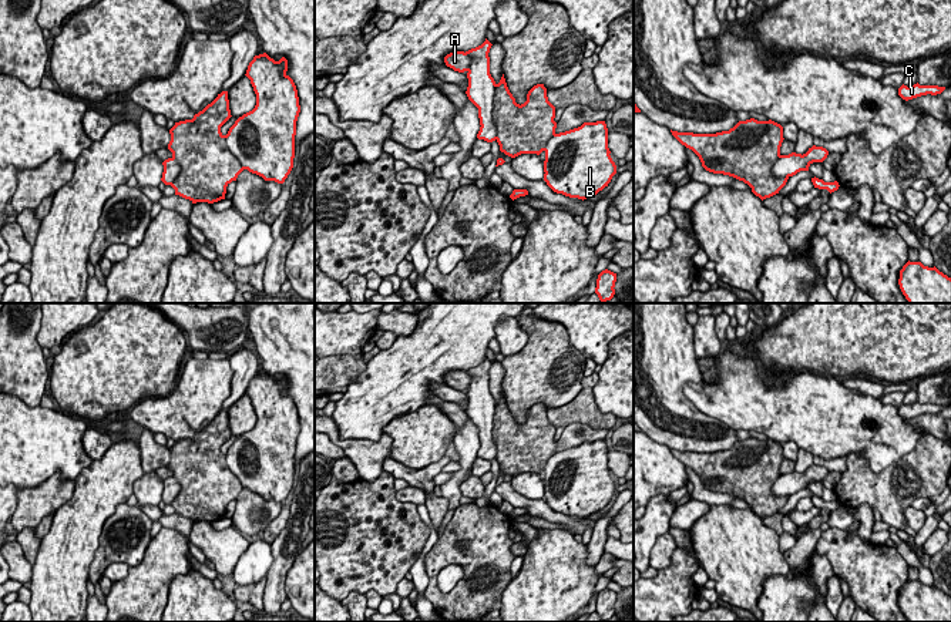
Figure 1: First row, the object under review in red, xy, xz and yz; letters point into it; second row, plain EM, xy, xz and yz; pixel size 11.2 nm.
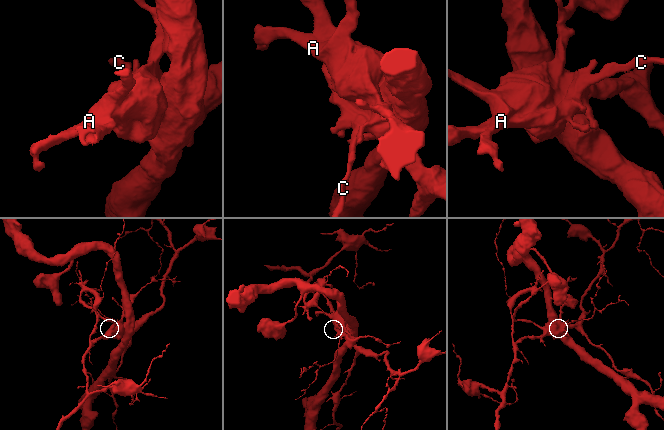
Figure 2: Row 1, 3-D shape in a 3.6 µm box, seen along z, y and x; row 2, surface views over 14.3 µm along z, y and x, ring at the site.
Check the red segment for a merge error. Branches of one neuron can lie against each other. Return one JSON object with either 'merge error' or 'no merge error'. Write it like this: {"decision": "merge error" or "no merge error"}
{"decision": "merge error"}

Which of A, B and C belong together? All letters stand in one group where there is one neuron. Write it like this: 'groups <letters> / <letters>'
groups A B / C

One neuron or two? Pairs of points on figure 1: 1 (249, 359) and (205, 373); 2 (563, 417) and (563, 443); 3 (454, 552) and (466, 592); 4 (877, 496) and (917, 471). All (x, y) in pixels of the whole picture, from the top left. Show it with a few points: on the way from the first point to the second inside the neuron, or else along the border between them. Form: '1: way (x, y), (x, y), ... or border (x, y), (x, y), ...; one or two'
1: border (229, 357), (232, 379), (231, 393), (227, 397); two
2: border (564, 426), (585, 423), (597, 430); two
3: way (464, 561), (480, 577), (473, 584); one
4: way (887, 491), (907, 480); one

